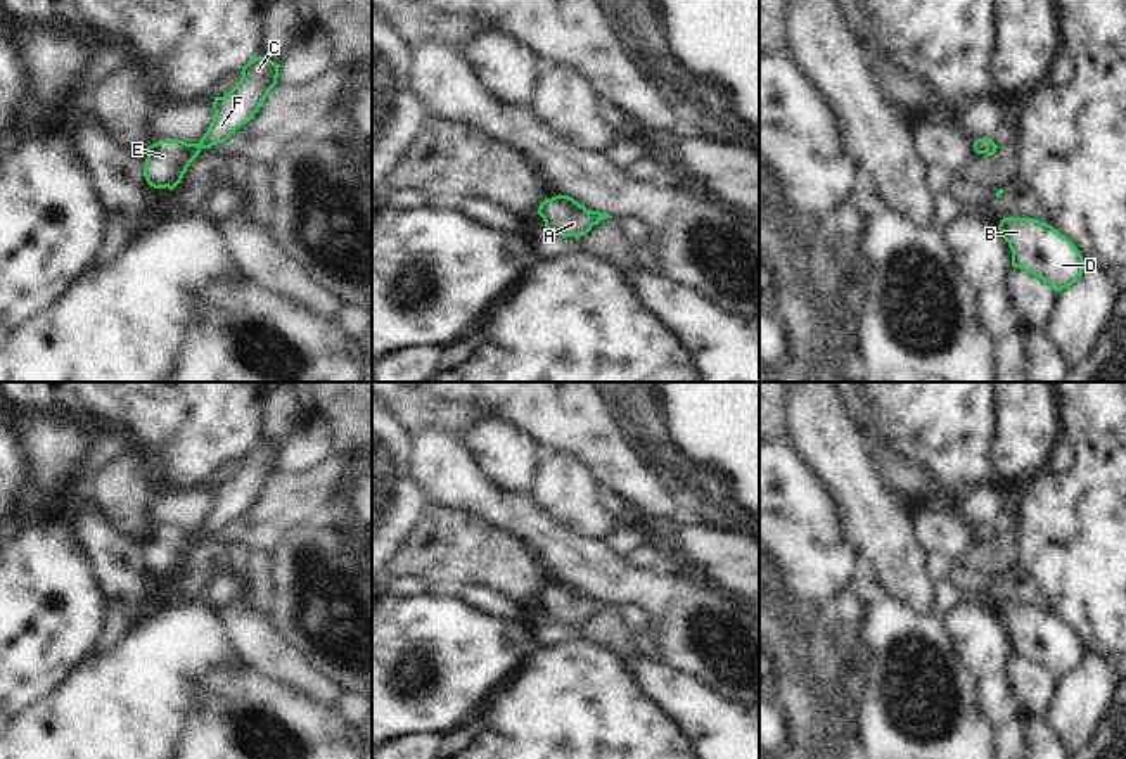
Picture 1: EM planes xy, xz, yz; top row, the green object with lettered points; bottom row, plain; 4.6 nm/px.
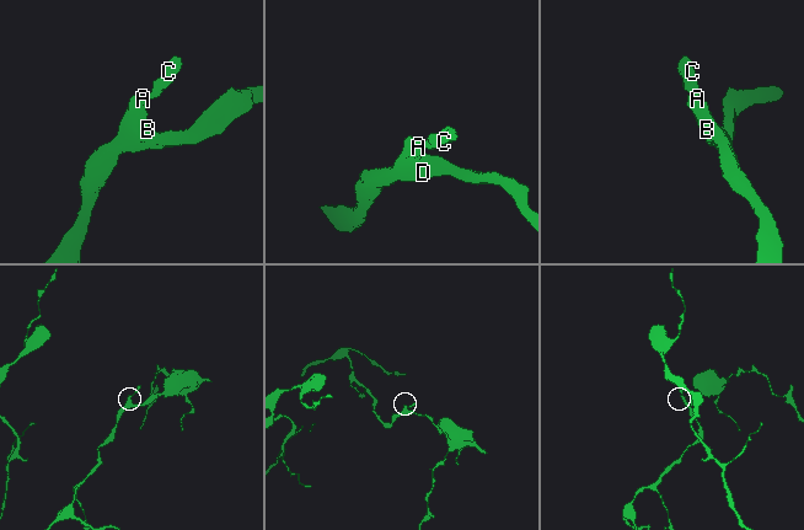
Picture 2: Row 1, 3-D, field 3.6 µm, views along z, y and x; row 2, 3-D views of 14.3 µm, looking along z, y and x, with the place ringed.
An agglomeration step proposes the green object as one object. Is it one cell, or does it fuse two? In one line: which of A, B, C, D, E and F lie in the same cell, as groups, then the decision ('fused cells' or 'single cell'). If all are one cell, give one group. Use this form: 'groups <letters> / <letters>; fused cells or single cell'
groups A B C D E F; single cell

